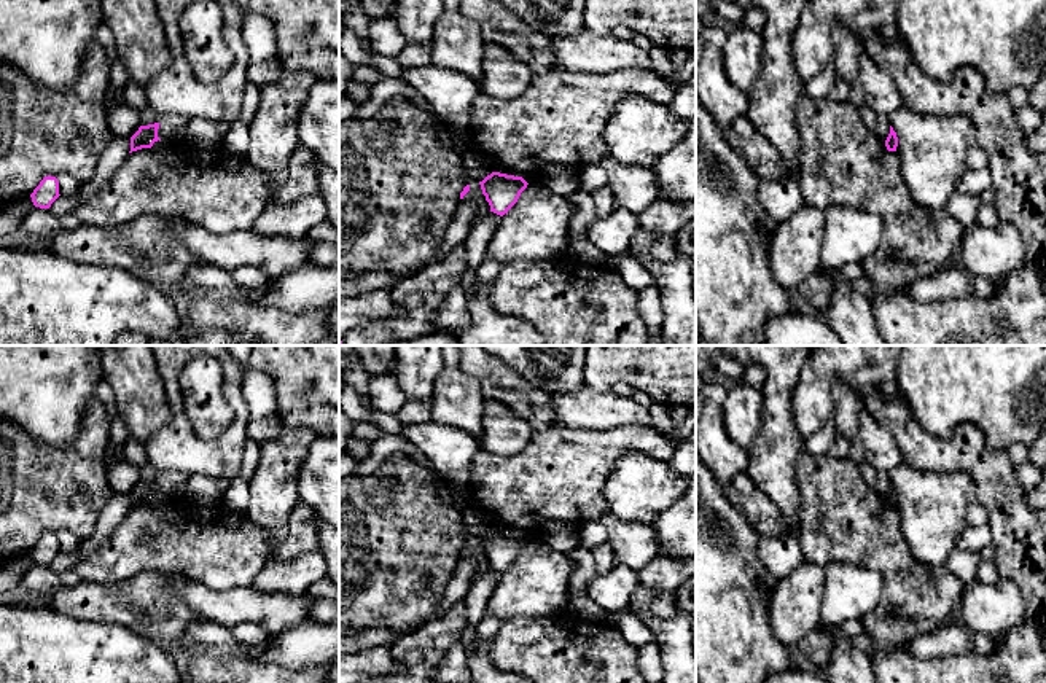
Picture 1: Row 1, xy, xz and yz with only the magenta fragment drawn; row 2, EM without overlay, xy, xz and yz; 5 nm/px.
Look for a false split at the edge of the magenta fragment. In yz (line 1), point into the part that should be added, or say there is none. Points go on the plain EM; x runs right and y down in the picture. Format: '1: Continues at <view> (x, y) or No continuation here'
1: No continuation here

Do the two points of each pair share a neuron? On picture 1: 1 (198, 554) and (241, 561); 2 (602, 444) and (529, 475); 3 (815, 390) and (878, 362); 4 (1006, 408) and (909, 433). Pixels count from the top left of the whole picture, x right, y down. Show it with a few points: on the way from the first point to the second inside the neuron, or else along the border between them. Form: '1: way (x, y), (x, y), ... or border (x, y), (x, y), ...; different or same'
1: way (209, 554), (230, 554); same
2: way (585, 459), (559, 475), (546, 475); same
3: way (828, 374), (841, 362), (862, 362); same
4: border (901, 400), (935, 435), (949, 437), (962, 425); different

